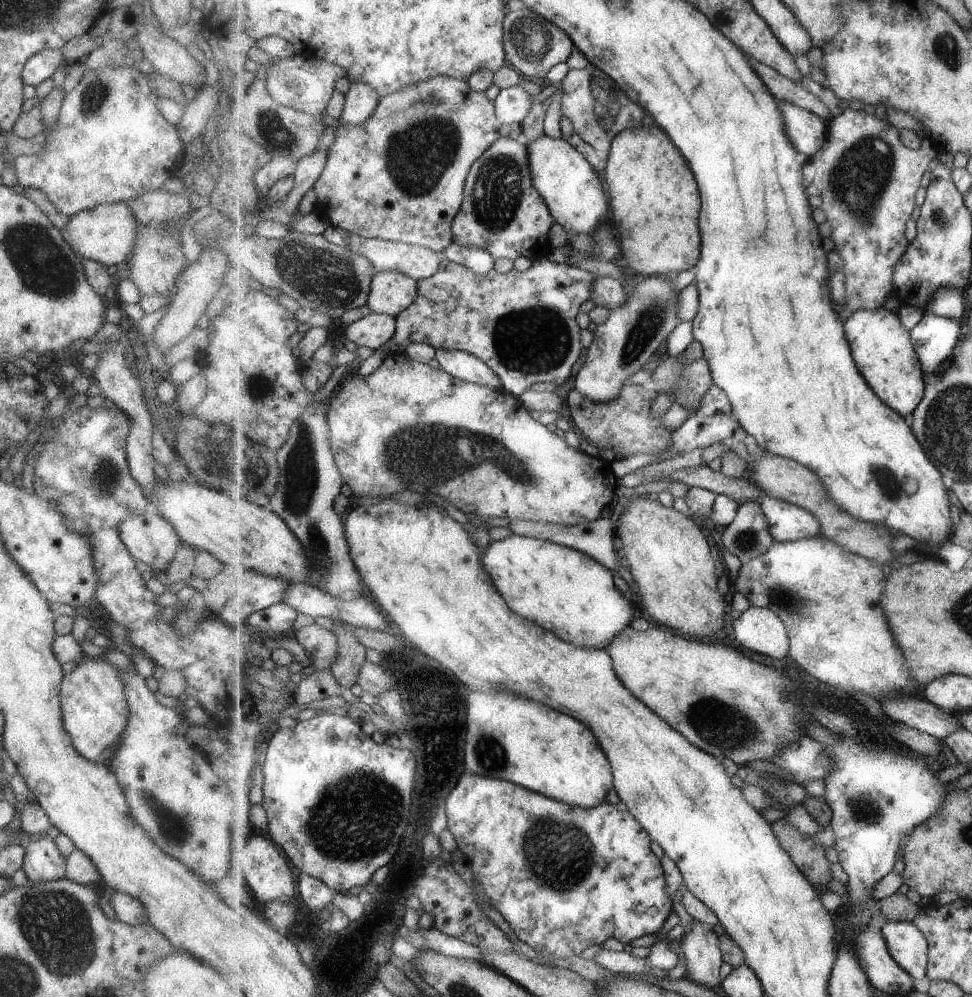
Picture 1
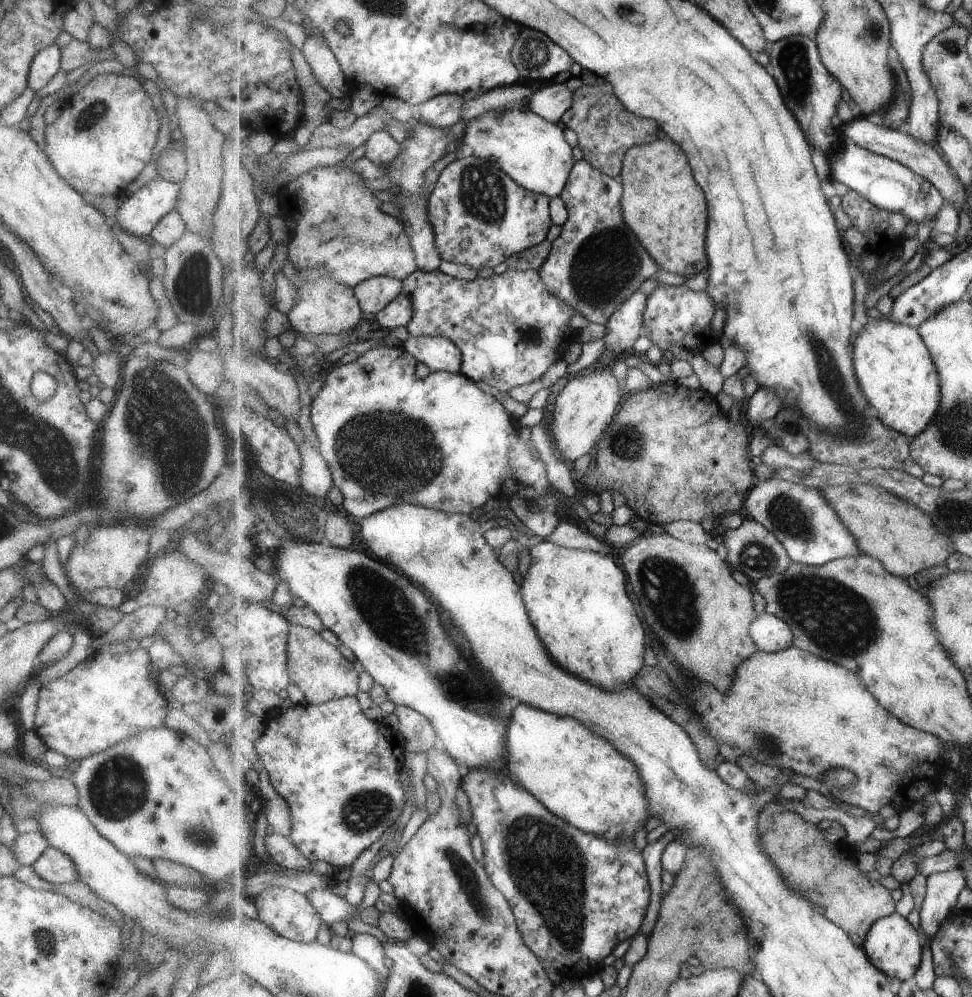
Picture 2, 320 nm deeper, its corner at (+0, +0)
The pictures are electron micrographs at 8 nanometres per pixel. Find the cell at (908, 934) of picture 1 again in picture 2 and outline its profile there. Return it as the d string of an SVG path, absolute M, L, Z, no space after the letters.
M897 912L878 920L865 937L862 946L865 948L870 961L888 977L908 981L919 970L923 958L923 936L919 930L913 928L902 914Z

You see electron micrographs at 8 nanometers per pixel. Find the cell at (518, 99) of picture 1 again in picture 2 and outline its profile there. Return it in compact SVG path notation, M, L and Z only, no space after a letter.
M566 82L554 83L551 86L535 91L529 99L524 101L525 107L529 110L556 123L571 108L573 92L571 92L571 88L567 86Z

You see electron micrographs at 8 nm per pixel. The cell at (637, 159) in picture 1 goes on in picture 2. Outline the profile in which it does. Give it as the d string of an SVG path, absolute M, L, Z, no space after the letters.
M671 140L635 145L625 155L620 178L624 186L624 220L661 270L688 278L707 270L707 200L703 188L693 178L683 148Z

